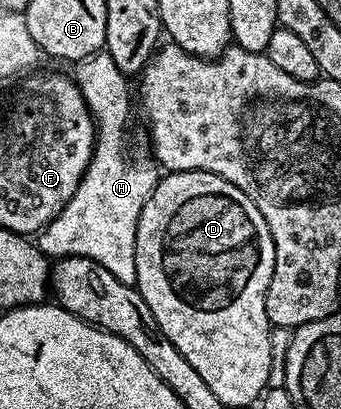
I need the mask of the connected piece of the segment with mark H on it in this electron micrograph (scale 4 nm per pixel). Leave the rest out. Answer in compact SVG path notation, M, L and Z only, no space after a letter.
M100 50L94 56L78 61L74 68L73 79L95 120L95 149L73 198L69 198L65 210L38 233L37 243L48 258L89 258L105 266L113 278L134 285L137 278L137 222L149 194L155 189L156 169L134 164L127 157L127 123L131 120L133 92L127 89L128 77L117 70L113 58L109 58L105 50Z

